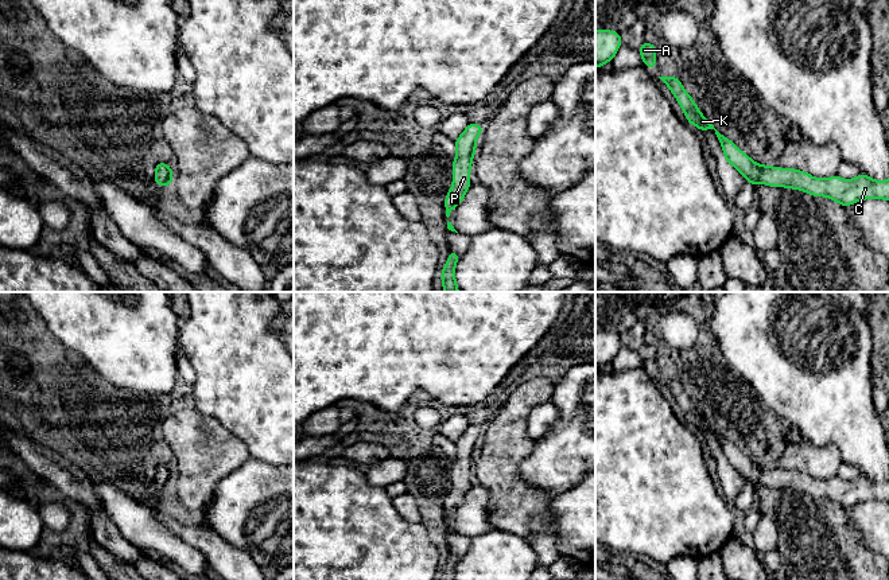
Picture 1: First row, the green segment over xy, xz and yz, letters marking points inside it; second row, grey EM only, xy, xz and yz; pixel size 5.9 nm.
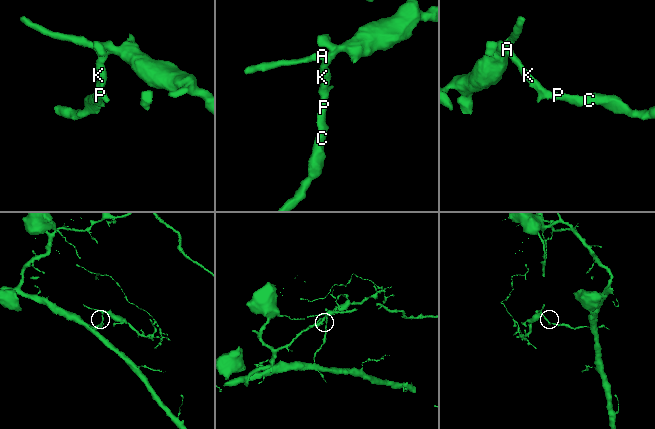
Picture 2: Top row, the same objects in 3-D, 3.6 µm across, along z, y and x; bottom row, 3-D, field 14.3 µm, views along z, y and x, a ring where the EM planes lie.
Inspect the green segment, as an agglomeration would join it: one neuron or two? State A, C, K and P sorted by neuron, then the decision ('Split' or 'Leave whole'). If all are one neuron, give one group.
Groups: A C K P. Leave whole

